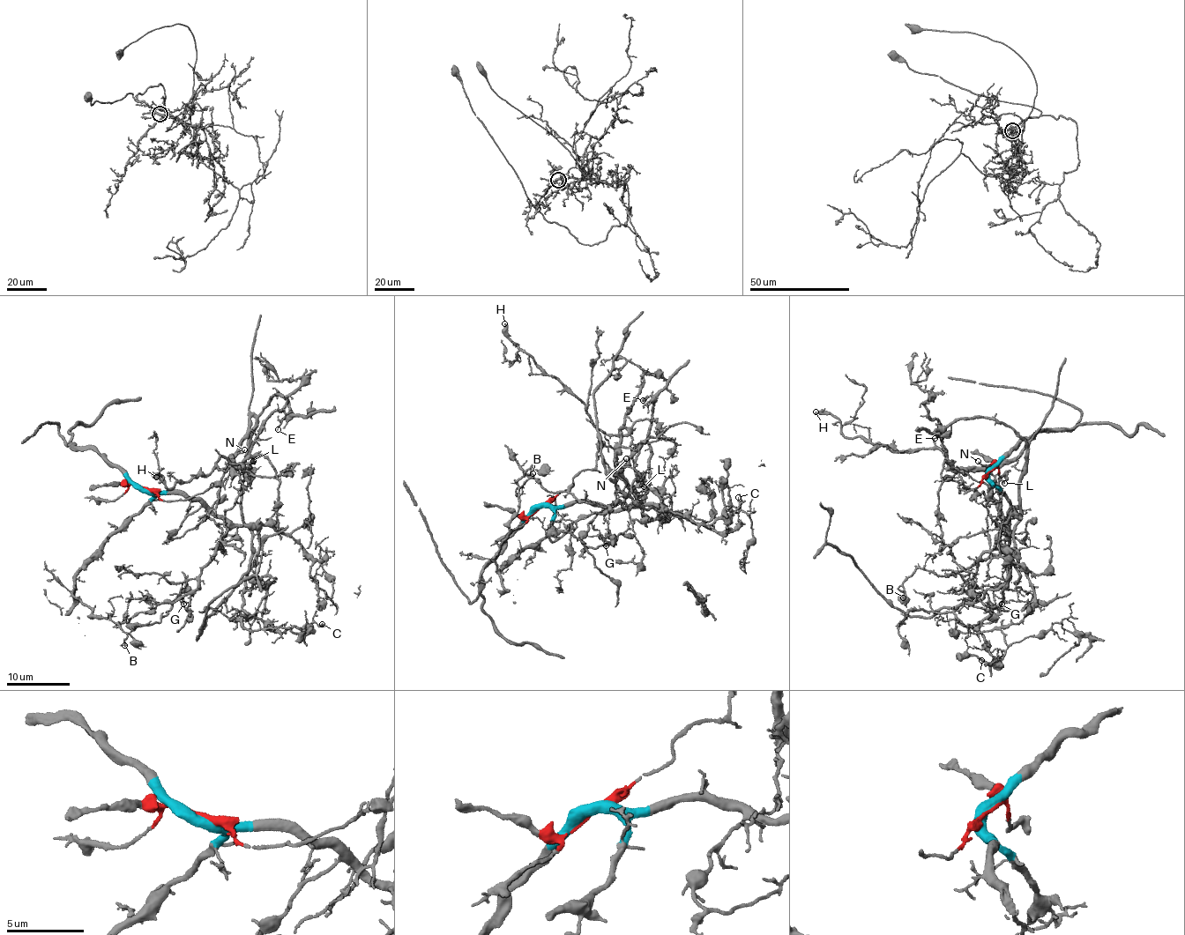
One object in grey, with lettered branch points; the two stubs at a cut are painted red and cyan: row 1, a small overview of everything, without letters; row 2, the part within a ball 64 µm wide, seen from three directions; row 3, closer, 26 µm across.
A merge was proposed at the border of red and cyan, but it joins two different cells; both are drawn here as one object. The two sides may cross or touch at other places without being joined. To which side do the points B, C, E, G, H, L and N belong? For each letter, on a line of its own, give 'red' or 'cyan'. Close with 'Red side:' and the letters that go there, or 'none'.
B: cyan
C: cyan
E: red
G: cyan
H: red
L: red
N: red
Red side: E, H, L, N

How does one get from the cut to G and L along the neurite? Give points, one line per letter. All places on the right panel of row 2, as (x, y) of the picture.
G: (990, 472), (1002, 527), (995, 546), (980, 556), (974, 585), (987, 594), (994, 613), (1002, 604)
L: (990, 472), (976, 491), (950, 478), (958, 472), (951, 467), (987, 485), (1002, 480), (1004, 483)

